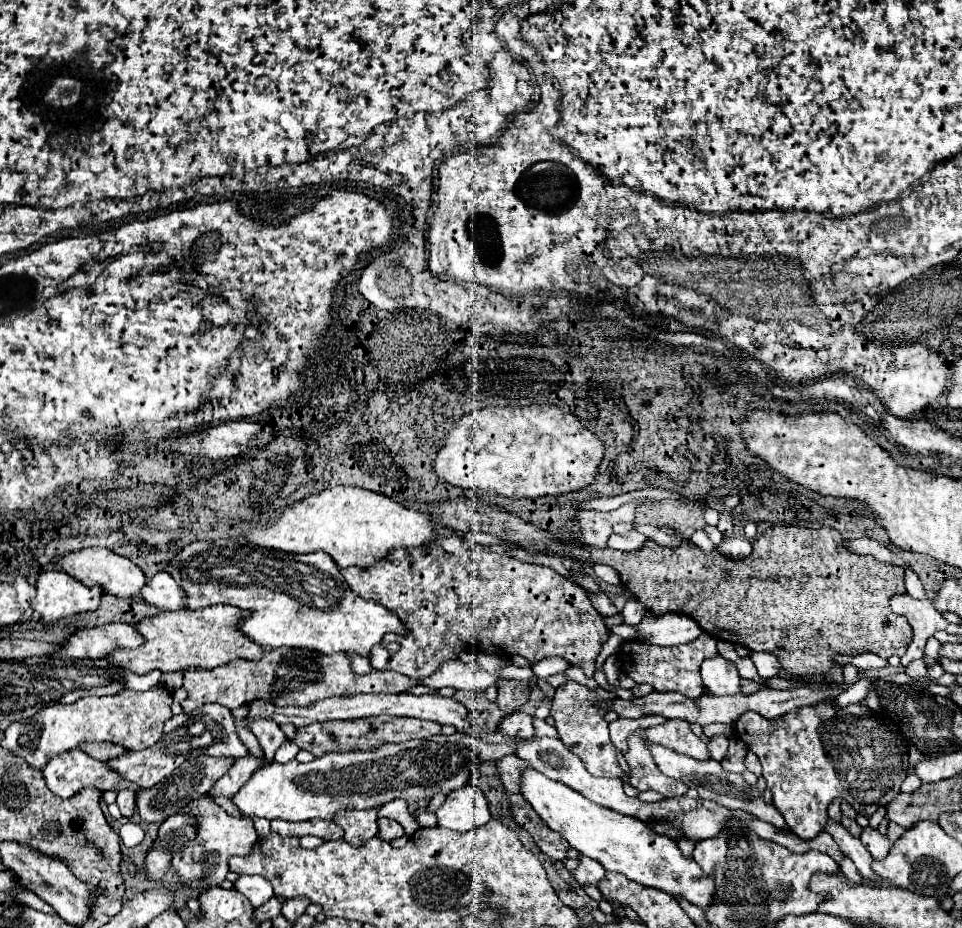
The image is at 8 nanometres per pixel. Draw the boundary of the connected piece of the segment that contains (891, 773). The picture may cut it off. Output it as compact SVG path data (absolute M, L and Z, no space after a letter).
M821 701L811 707L795 709L795 713L779 717L779 721L767 721L759 713L743 713L733 727L735 735L747 745L747 749L759 757L767 787L773 791L773 805L781 811L791 831L805 841L823 831L823 825L829 819L827 805L835 797L847 799L859 815L871 817L881 805L897 797L899 787L909 773L905 737L895 735L893 727L881 715L871 713L863 703L839 707L835 701Z

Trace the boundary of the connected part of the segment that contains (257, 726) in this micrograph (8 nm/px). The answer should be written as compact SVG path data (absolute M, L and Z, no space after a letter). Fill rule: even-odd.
M251 719L249 723L249 729L253 731L253 735L257 737L259 745L263 747L263 753L265 753L265 759L267 763L273 761L273 755L275 755L275 749L285 743L285 733L279 729L279 725L275 725L273 721L267 721L267 719Z

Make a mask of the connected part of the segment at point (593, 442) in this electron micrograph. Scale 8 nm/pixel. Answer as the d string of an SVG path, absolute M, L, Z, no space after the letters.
M534 403L529 407L491 407L463 415L455 427L447 431L443 445L435 455L433 471L439 479L455 487L481 489L511 499L535 499L543 495L571 493L591 485L597 477L603 453L603 443L575 415L561 411L557 405Z

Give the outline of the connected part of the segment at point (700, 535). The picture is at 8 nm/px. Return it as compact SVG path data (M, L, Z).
M697 529L697 531L691 535L691 541L693 541L697 547L701 547L703 551L707 551L707 553L715 549L715 545L711 543L711 539L707 537L707 533L705 533L703 529Z

